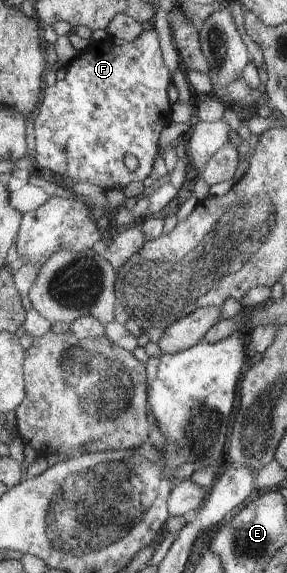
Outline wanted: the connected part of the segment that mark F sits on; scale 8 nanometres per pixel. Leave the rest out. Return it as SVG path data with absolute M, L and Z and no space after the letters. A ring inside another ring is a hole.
M152 29L151 31L143 31L143 33L135 39L133 42L126 42L125 40L111 37L107 40L96 42L93 40L85 50L83 50L73 61L70 61L66 68L66 75L61 80L51 80L50 86L45 86L43 89L43 99L38 107L38 111L33 116L33 133L35 134L35 160L34 170L49 169L53 171L55 175L61 175L61 177L67 177L71 181L87 181L87 183L93 183L95 187L100 187L103 191L109 191L109 189L121 189L132 181L143 180L150 175L152 167L154 166L155 155L159 151L159 135L165 127L167 127L171 121L169 114L171 113L171 103L169 103L169 97L167 96L167 89L172 83L172 73L169 72L167 66L163 62L163 56L161 56L161 49L159 48L159 37L157 32ZM125 155L133 155L137 157L138 165L131 171L125 165Z

